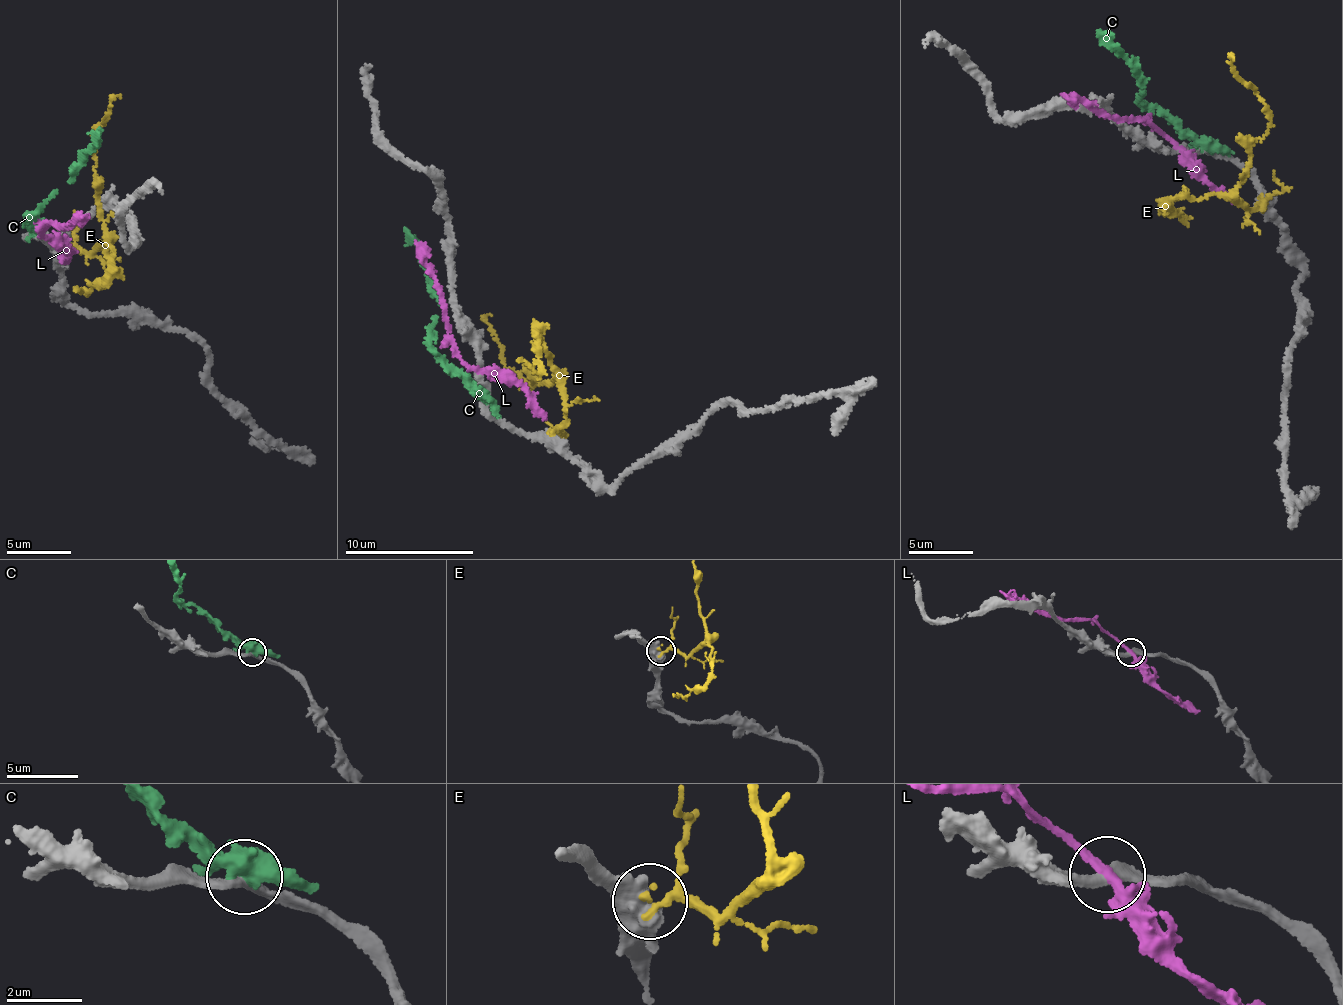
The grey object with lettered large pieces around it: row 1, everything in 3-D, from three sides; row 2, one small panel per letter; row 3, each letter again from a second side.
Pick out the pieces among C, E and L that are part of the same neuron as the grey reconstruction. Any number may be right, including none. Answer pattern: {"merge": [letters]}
{"merge": ["L"]}

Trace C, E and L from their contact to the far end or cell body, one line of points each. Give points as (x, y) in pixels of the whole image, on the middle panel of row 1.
C: (487, 397), (443, 363), (431, 342), (439, 304), (429, 292), (431, 282), (404, 228)
E: (550, 431), (563, 424), (558, 381), (536, 378), (534, 385), (522, 380), (499, 354), (484, 321), (491, 315)
L: (478, 370), (462, 360), (448, 332), (446, 305), (430, 264), (416, 241)

